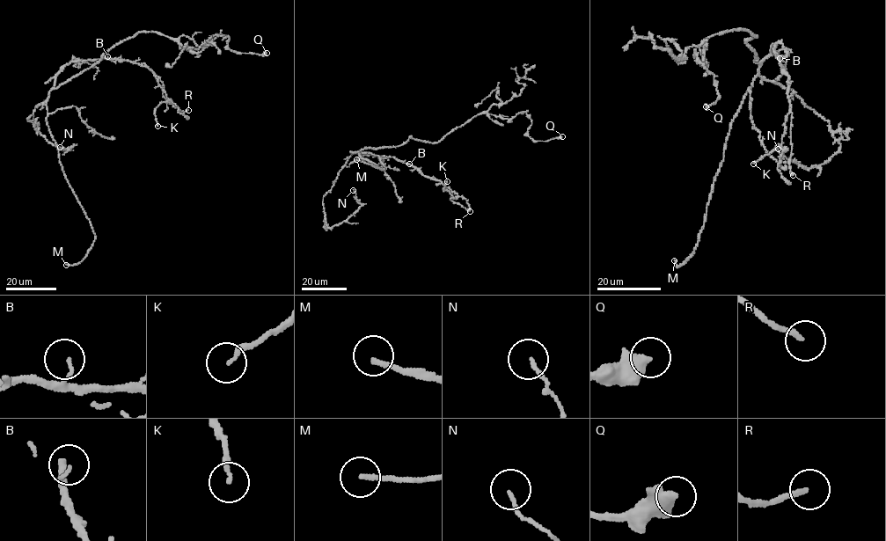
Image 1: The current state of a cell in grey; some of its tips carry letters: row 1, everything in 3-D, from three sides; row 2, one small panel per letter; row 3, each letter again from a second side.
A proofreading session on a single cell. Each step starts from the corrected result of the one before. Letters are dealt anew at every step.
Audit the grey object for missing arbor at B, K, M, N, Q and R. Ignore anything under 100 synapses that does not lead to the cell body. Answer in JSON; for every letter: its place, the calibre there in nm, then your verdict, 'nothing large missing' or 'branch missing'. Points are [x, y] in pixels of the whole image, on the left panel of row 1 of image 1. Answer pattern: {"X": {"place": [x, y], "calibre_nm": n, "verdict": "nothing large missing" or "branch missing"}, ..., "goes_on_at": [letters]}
{"B": {"place": [107, 56], "calibre_nm": 100, "verdict": "nothing large missing"}, "K": {"place": [157, 126], "calibre_nm": 180, "verdict": "nothing large missing"}, "M": {"place": [66, 265], "calibre_nm": 180, "verdict": "branch missing"}, "N": {"place": [60, 147], "calibre_nm": 110, "verdict": "nothing large missing"}, "Q": {"place": [267, 53], "calibre_nm": 550, "verdict": "nothing large missing"}, "R": {"place": [188, 110], "calibre_nm": 170, "verdict": "nothing large missing"}, "goes_on_at": ["M"]}

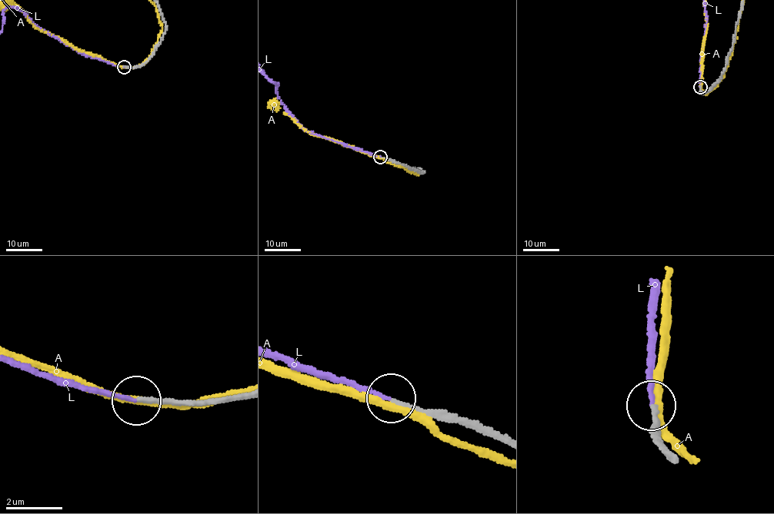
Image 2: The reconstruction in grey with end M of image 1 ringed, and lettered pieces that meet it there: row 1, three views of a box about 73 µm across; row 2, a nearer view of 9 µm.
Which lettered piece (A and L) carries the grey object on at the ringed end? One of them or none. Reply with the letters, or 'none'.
L

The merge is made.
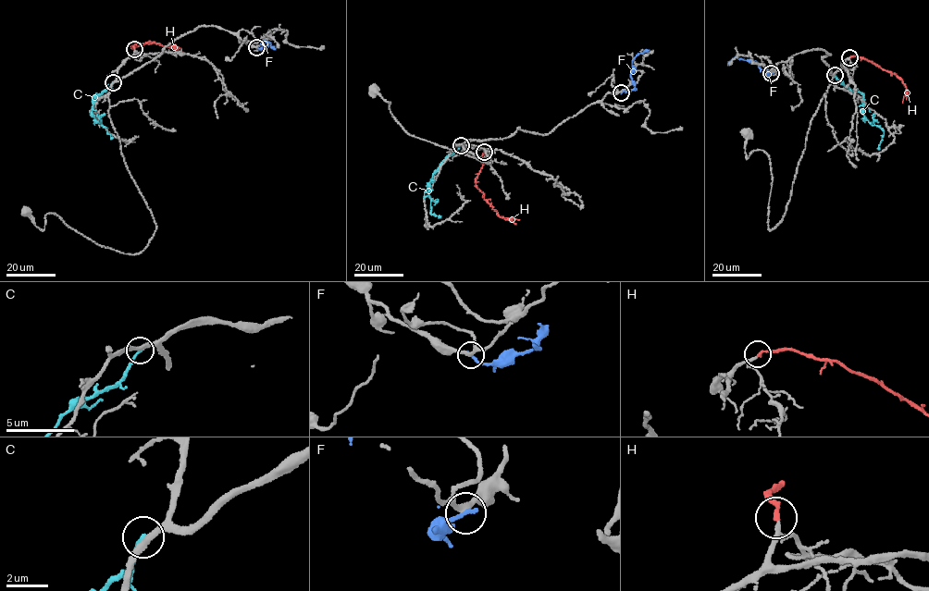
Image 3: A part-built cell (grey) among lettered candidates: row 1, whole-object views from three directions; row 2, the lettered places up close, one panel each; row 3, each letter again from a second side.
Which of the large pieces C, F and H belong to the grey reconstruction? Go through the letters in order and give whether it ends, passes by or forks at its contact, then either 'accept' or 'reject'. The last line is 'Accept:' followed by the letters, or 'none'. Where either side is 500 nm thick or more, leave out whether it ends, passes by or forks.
C: it ends; reject
F: it ends; reject
H: it ends; accept
Accept: H

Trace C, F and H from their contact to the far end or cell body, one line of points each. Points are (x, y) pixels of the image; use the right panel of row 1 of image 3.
C: (834, 75), (846, 86), (863, 94), (864, 117), (884, 130), (878, 150)
F: (771, 72), (768, 76), (756, 62), (735, 56), (727, 65)
H: (849, 57), (864, 58), (899, 78), (906, 88), (903, 103)

